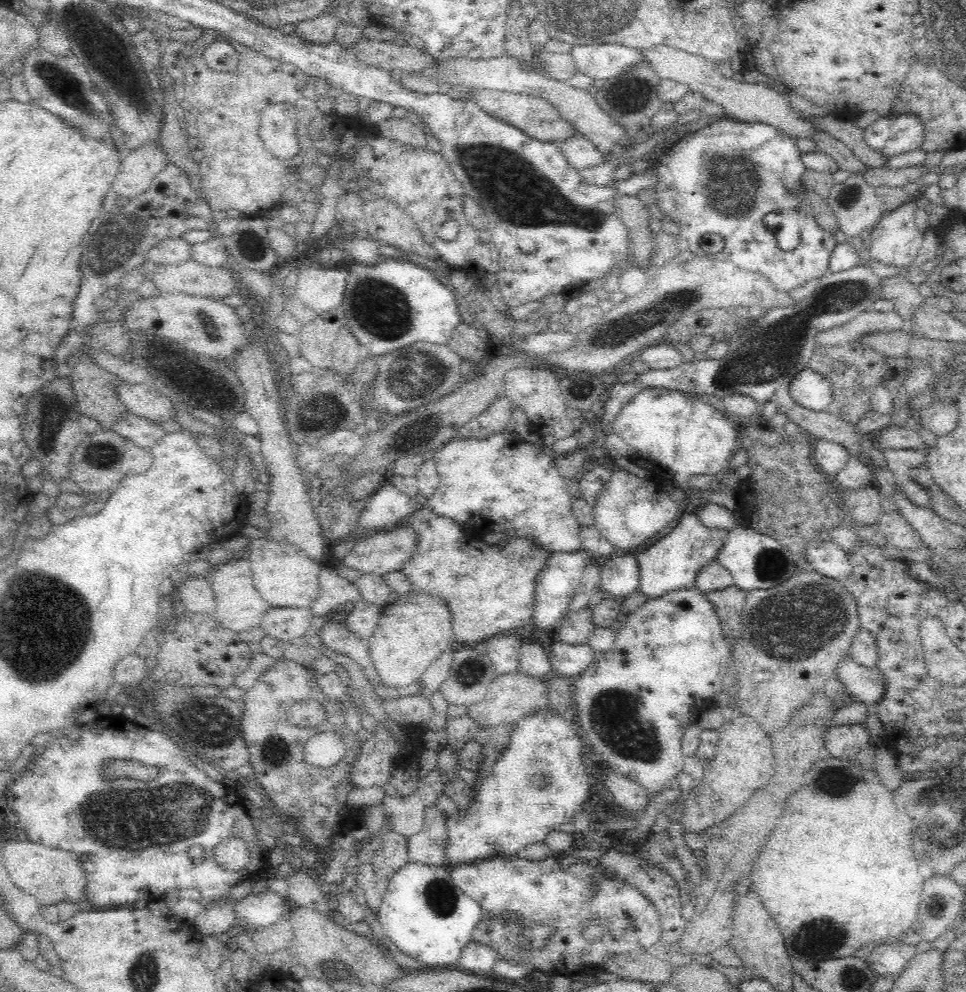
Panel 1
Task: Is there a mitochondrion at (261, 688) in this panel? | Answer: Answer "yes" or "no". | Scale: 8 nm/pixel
no

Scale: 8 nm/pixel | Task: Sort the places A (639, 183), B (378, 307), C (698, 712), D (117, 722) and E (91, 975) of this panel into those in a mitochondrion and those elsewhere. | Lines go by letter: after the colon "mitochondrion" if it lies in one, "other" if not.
A: other
B: mitochondrion
C: other
D: other
E: other

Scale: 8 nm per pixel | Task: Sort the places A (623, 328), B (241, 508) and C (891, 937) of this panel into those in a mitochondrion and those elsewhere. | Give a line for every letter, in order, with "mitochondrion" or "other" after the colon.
A: mitochondrion
B: other
C: other

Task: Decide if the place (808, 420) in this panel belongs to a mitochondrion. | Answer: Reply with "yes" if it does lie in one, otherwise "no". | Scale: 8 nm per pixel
no

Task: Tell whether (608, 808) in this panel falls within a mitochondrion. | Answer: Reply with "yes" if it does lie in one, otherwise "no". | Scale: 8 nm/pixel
no

